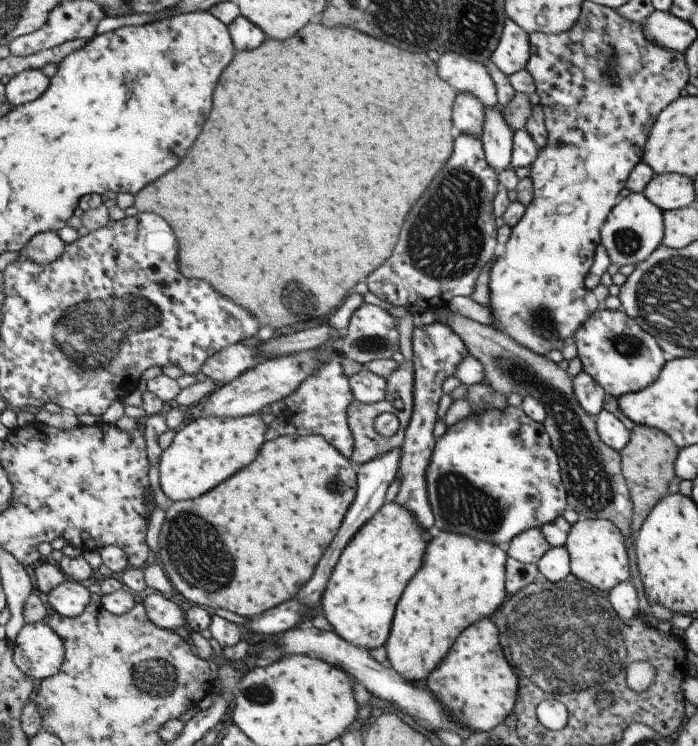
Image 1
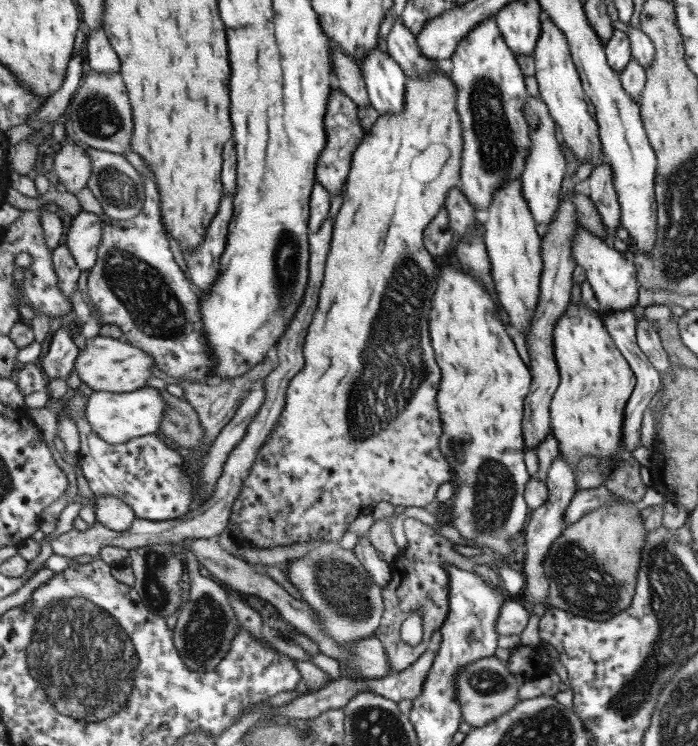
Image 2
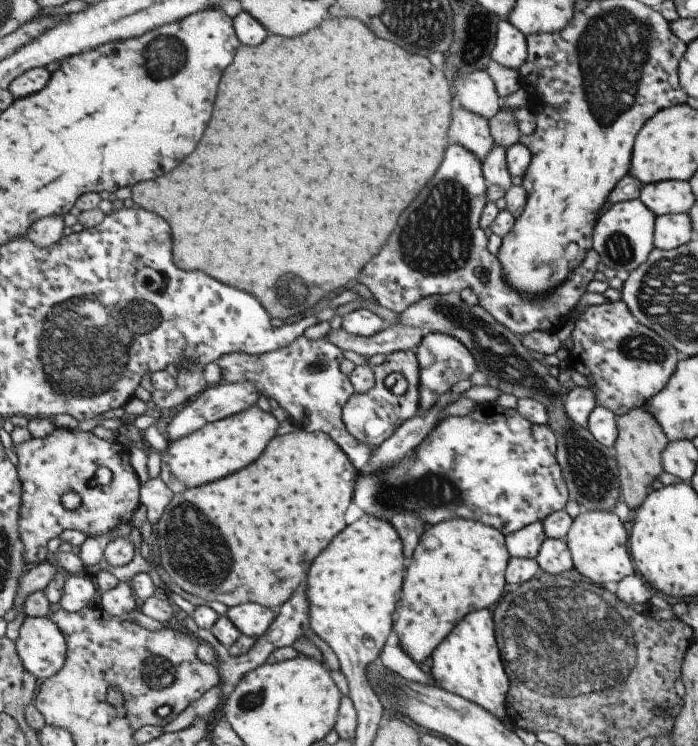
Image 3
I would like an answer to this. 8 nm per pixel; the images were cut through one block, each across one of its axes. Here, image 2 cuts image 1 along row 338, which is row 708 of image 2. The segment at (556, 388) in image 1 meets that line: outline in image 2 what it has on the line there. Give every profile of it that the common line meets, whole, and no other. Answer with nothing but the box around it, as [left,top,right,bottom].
[457,656,522,728]

